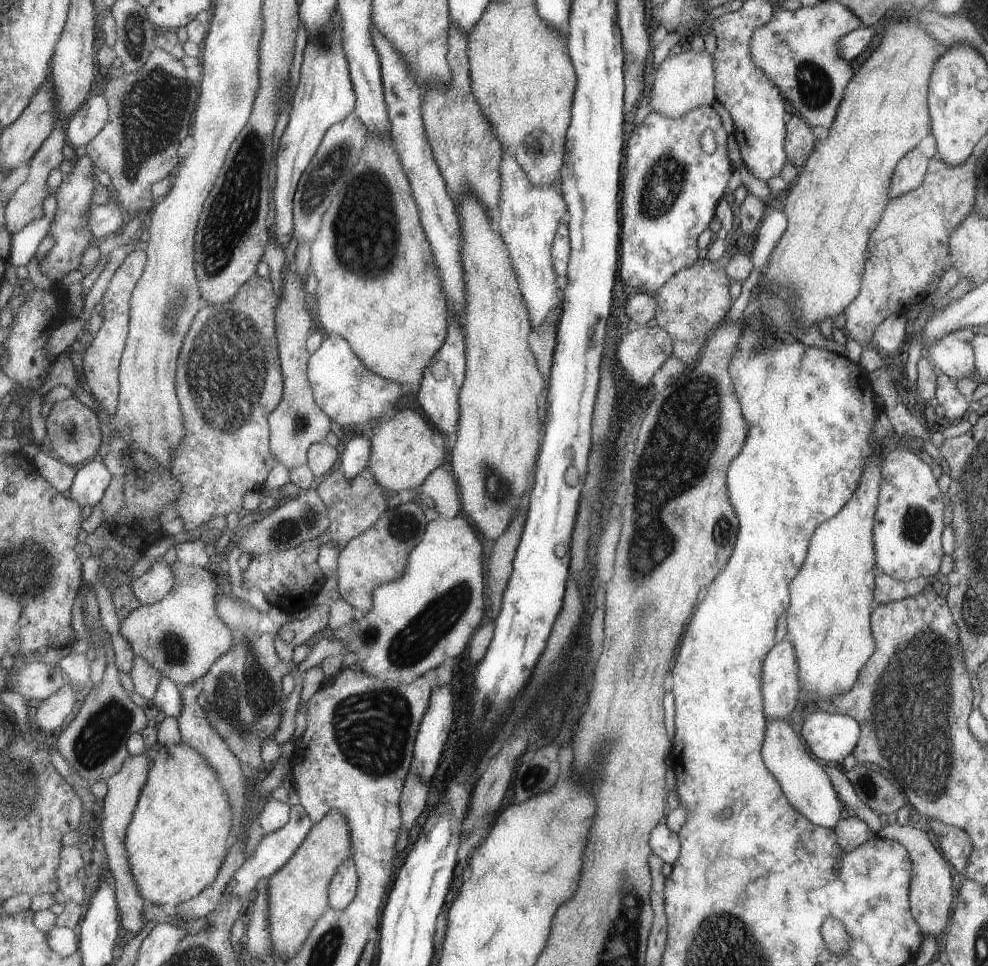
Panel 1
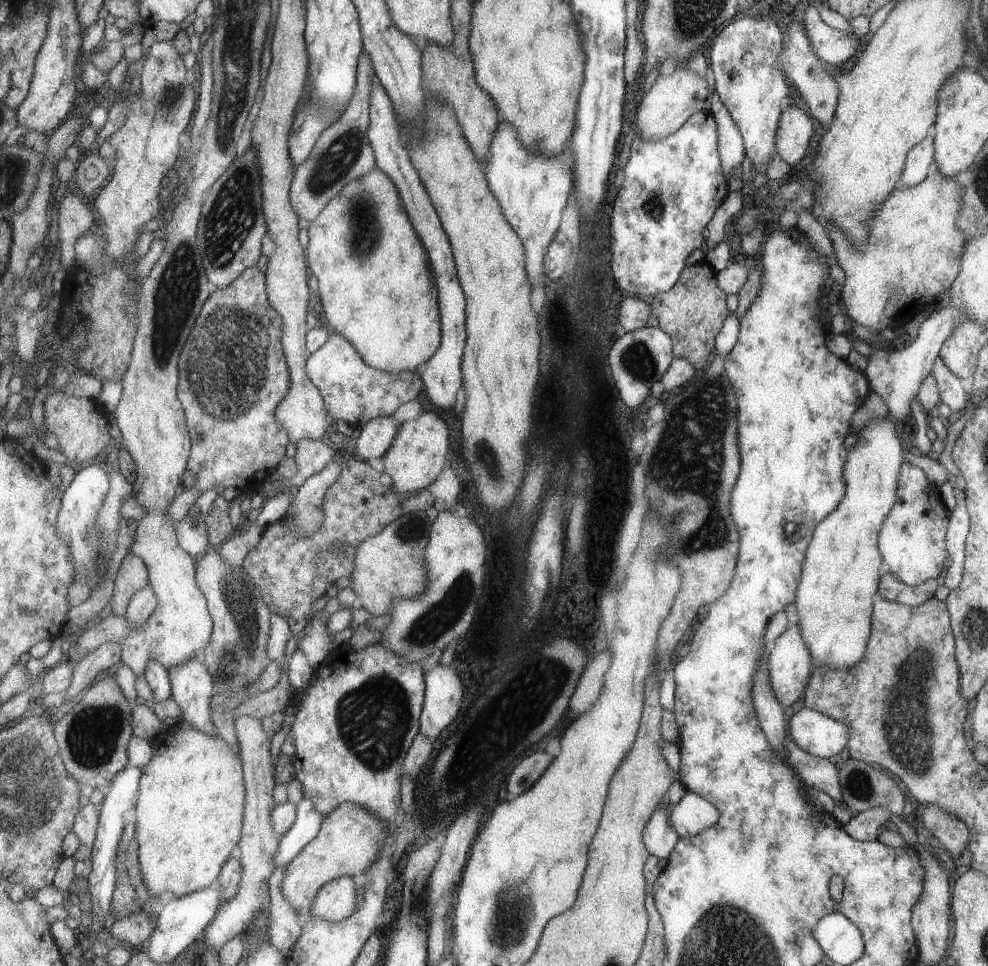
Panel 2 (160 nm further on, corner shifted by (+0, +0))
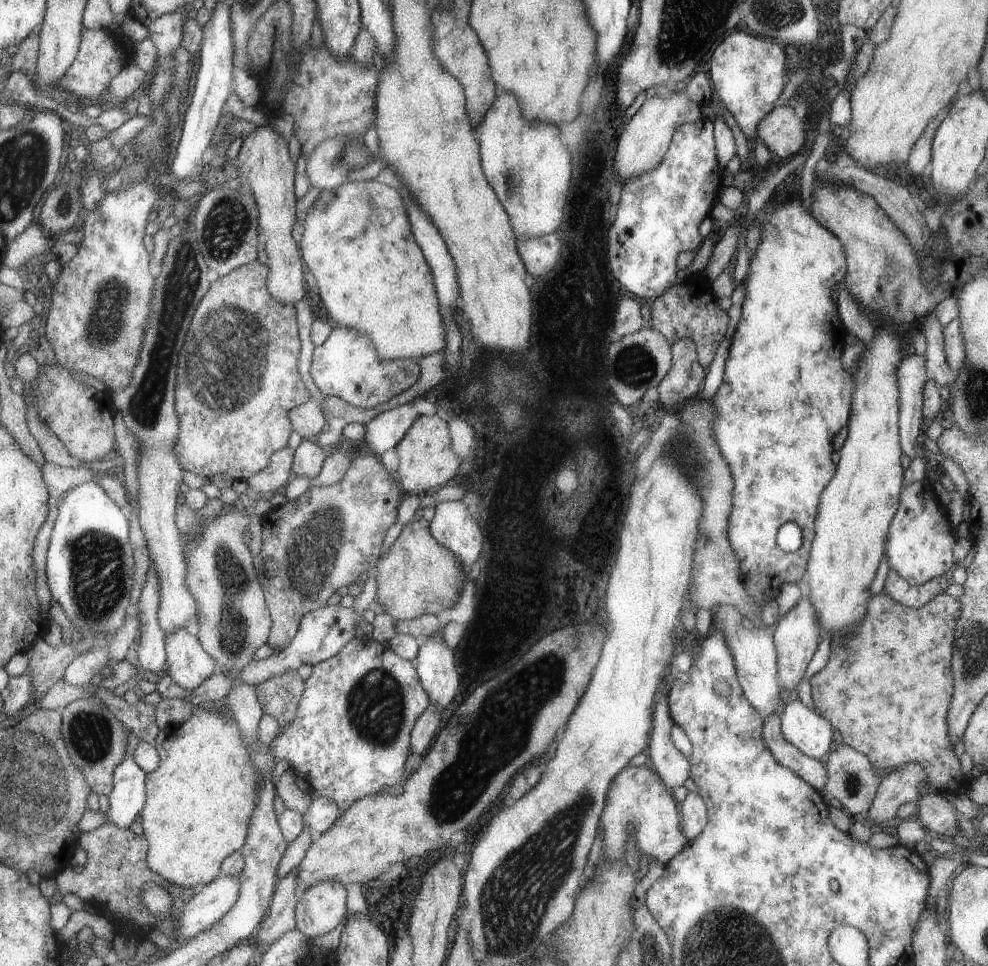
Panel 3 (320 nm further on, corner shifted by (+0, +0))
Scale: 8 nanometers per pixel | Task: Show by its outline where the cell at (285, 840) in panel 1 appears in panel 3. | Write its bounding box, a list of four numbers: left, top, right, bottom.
[304,797,345,839]

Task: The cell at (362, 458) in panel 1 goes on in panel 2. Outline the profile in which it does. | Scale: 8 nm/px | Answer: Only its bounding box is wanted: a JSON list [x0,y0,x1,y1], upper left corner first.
[354,416,403,459]

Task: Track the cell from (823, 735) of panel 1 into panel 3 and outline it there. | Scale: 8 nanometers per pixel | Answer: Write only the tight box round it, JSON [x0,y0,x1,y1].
[780,699,833,759]

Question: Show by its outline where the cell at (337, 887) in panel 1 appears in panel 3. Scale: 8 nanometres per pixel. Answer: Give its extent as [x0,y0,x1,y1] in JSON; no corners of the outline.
[296,881,347,940]

